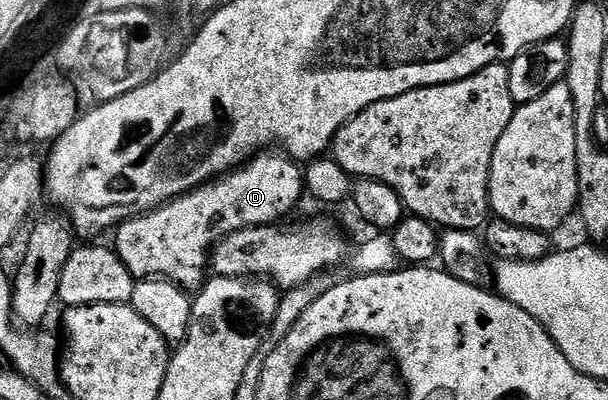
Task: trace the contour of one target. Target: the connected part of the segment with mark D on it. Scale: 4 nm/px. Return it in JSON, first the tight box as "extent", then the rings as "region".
{"extent":[114,150,306,290],"region":[[[265,150],[252,157],[243,166],[237,167],[235,170],[209,182],[200,185],[200,187],[194,189],[192,192],[185,192],[176,200],[172,200],[169,204],[163,204],[161,208],[155,208],[152,212],[147,212],[145,216],[133,216],[132,219],[124,221],[115,229],[114,235],[116,235],[116,241],[114,241],[114,247],[118,255],[122,258],[122,262],[126,262],[126,270],[130,270],[130,274],[137,278],[163,278],[166,280],[172,280],[174,283],[180,285],[185,290],[196,290],[205,283],[206,275],[204,276],[204,267],[207,269],[210,264],[210,253],[225,236],[234,234],[238,230],[243,228],[262,228],[265,226],[275,225],[283,216],[288,216],[296,208],[296,203],[300,199],[305,199],[306,189],[304,187],[304,172],[301,165],[297,161],[293,160],[291,156],[285,154],[280,150]]]}

